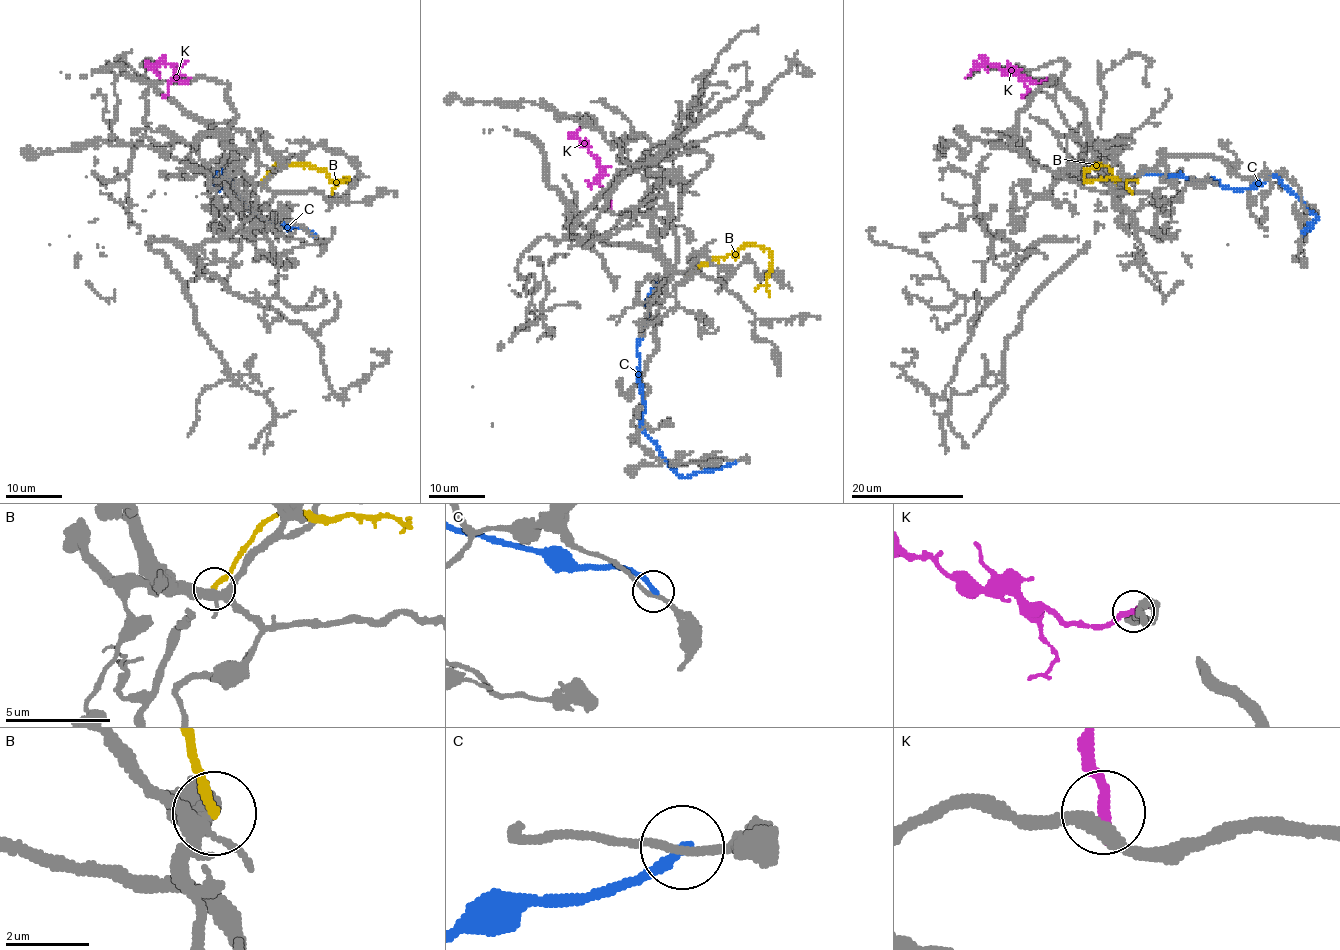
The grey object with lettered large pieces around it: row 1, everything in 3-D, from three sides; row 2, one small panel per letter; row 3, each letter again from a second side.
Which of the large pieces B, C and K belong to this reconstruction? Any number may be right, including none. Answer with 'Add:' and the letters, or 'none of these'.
Add: none of these

